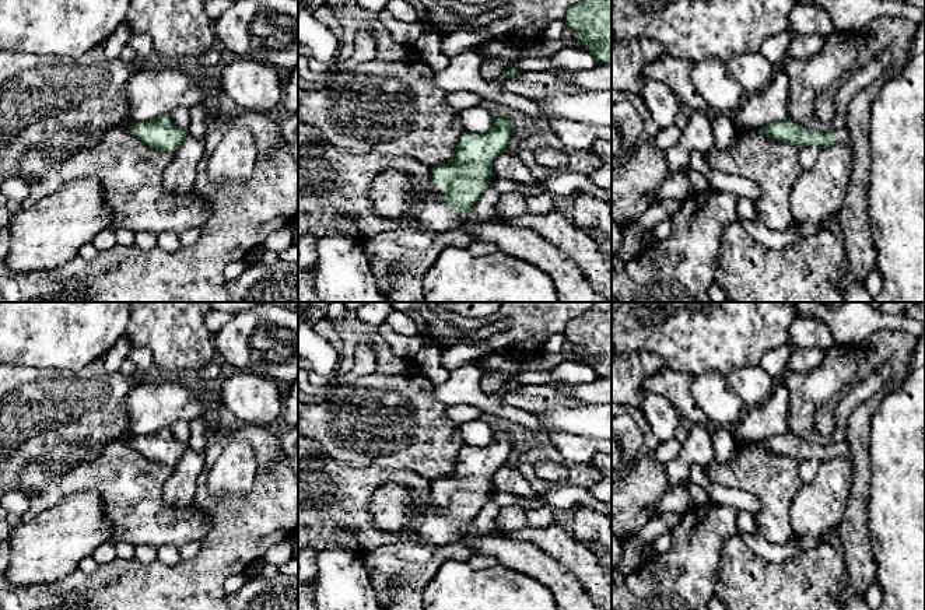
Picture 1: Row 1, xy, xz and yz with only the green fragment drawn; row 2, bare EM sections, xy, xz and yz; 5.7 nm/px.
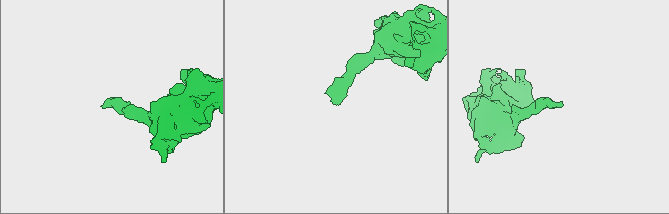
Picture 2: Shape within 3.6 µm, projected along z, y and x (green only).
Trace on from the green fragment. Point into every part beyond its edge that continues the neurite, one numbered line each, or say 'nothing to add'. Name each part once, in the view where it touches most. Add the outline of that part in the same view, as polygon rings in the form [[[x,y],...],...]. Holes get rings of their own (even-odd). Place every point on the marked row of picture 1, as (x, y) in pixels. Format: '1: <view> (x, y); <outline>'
1: xz (434, 214); [[[424,180],[421,187],[421,207],[416,211],[414,218],[420,228],[431,231],[446,231],[458,228],[465,213],[452,211],[444,201],[444,190],[432,180]]]

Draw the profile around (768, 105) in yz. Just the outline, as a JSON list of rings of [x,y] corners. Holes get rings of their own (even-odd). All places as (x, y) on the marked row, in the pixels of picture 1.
[[[781,70],[772,74],[763,90],[747,95],[732,118],[746,130],[760,130],[764,126],[788,119],[788,99],[789,78]]]

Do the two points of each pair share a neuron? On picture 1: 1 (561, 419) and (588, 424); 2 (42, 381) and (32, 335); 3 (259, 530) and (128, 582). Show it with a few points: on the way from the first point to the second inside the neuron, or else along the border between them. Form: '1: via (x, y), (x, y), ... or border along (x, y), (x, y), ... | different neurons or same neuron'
1: via (568, 419), (581, 421) | same neuron
2: border along (14, 364), (49, 365), (72, 371) | different neurons
3: via (227, 550), (195, 582), (160, 582) | same neuron

